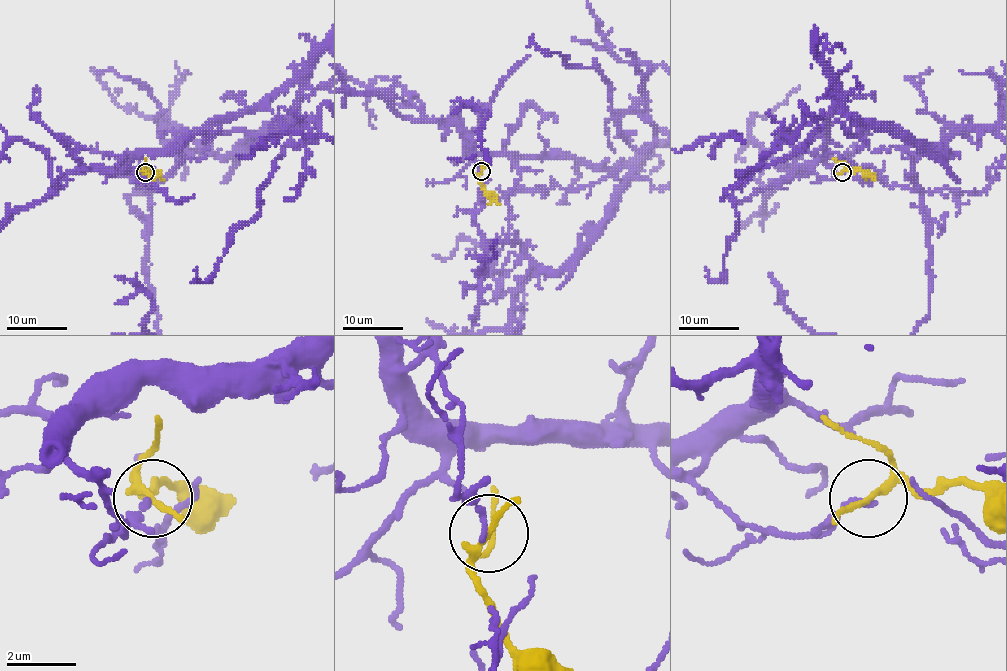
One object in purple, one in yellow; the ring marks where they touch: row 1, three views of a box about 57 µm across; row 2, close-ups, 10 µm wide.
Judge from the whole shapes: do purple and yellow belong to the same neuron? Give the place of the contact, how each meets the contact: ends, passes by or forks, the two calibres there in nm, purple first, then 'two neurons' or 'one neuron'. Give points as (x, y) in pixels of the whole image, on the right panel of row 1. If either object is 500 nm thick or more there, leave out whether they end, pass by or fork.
(842, 172) | purple ends | yellow passes by | 170/190 nm | two neurons

